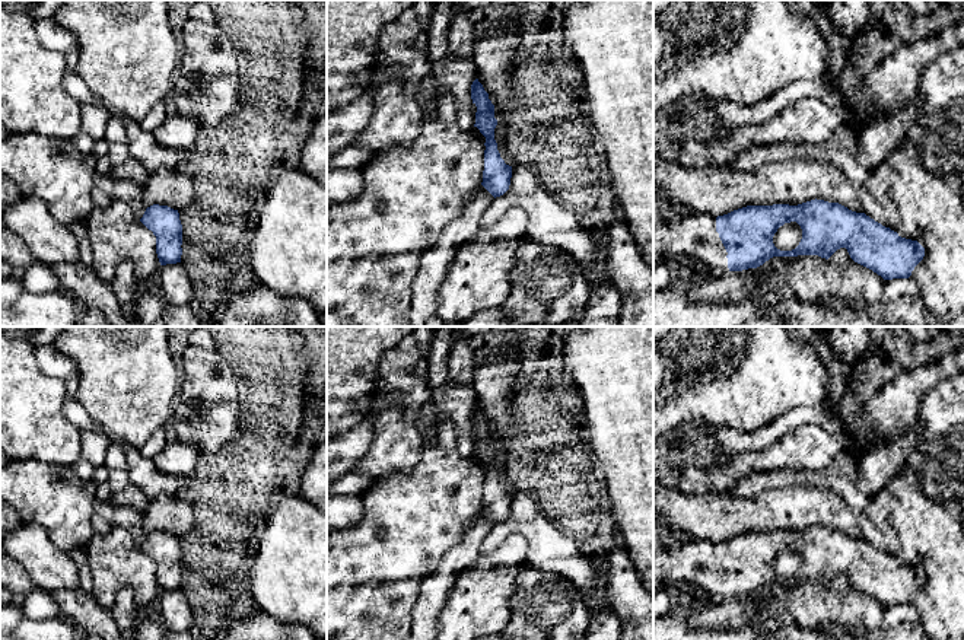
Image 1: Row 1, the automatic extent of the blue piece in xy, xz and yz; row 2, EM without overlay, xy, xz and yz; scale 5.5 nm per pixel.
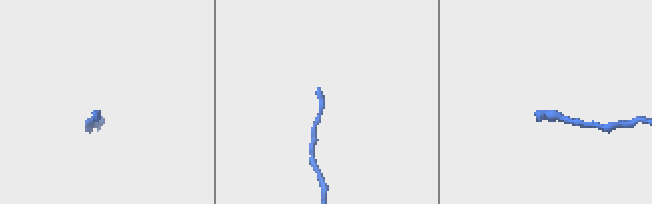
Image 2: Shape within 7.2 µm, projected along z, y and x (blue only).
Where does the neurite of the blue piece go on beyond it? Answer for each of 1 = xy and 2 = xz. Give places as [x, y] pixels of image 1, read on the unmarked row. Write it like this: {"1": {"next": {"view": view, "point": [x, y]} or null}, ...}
{"1": {"next": null}, "2": {"next": null}}

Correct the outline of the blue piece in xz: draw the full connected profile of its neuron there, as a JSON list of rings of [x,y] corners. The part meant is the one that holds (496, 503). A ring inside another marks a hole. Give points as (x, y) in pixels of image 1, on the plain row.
[[[478,405],[471,411],[471,426],[477,433],[474,453],[477,453],[486,464],[481,512],[496,525],[509,516],[512,493],[505,490],[497,477],[497,469],[494,467],[494,455],[497,452],[497,446],[494,445],[494,432],[489,426],[489,420],[484,417]]]

